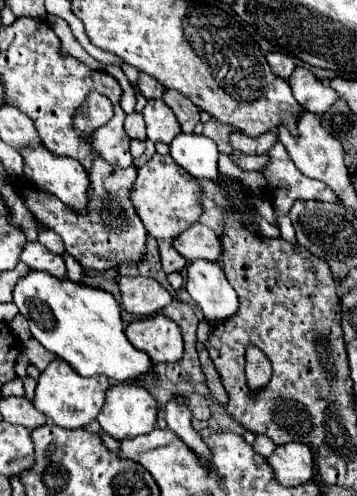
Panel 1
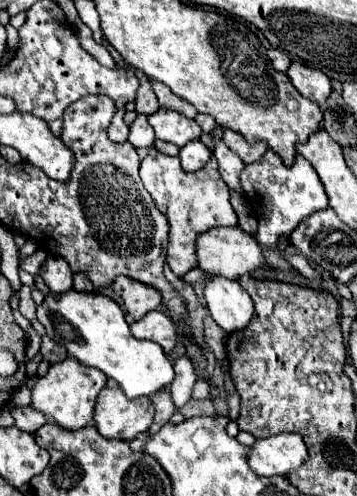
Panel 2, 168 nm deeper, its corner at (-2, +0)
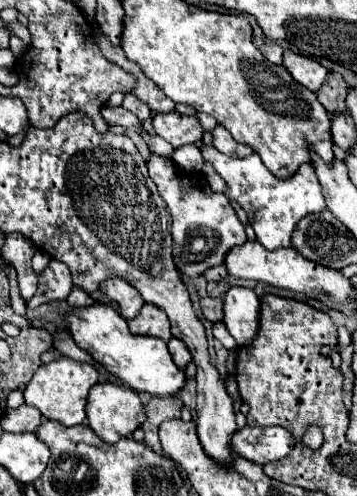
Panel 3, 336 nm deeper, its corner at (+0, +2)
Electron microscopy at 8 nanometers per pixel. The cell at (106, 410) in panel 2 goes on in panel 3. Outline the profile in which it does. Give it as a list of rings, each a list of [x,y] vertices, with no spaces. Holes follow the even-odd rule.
[[[97,383],[87,397],[87,423],[89,427],[105,441],[105,443],[117,443],[119,439],[131,435],[135,429],[141,427],[141,423],[147,419],[145,407],[137,393],[127,389],[121,383]]]

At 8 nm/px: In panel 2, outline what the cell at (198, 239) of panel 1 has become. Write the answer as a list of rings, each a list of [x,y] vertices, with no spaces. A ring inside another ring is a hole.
[[[217,227],[197,239],[197,259],[199,267],[211,275],[223,275],[227,279],[239,281],[243,275],[251,275],[259,269],[271,269],[271,263],[263,257],[261,247],[255,237],[245,233],[241,227]]]

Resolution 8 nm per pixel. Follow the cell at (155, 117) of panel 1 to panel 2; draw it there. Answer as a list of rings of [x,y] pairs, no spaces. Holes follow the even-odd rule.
[[[161,107],[149,117],[149,123],[155,129],[155,137],[171,141],[179,147],[201,137],[201,127],[193,119],[187,119],[185,115],[179,115],[171,109]]]

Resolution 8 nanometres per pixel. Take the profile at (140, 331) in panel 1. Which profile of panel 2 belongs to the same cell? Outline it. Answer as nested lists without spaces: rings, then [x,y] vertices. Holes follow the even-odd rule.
[[[151,311],[141,321],[131,321],[131,333],[135,339],[159,343],[165,353],[171,353],[177,343],[175,323],[163,311]]]

